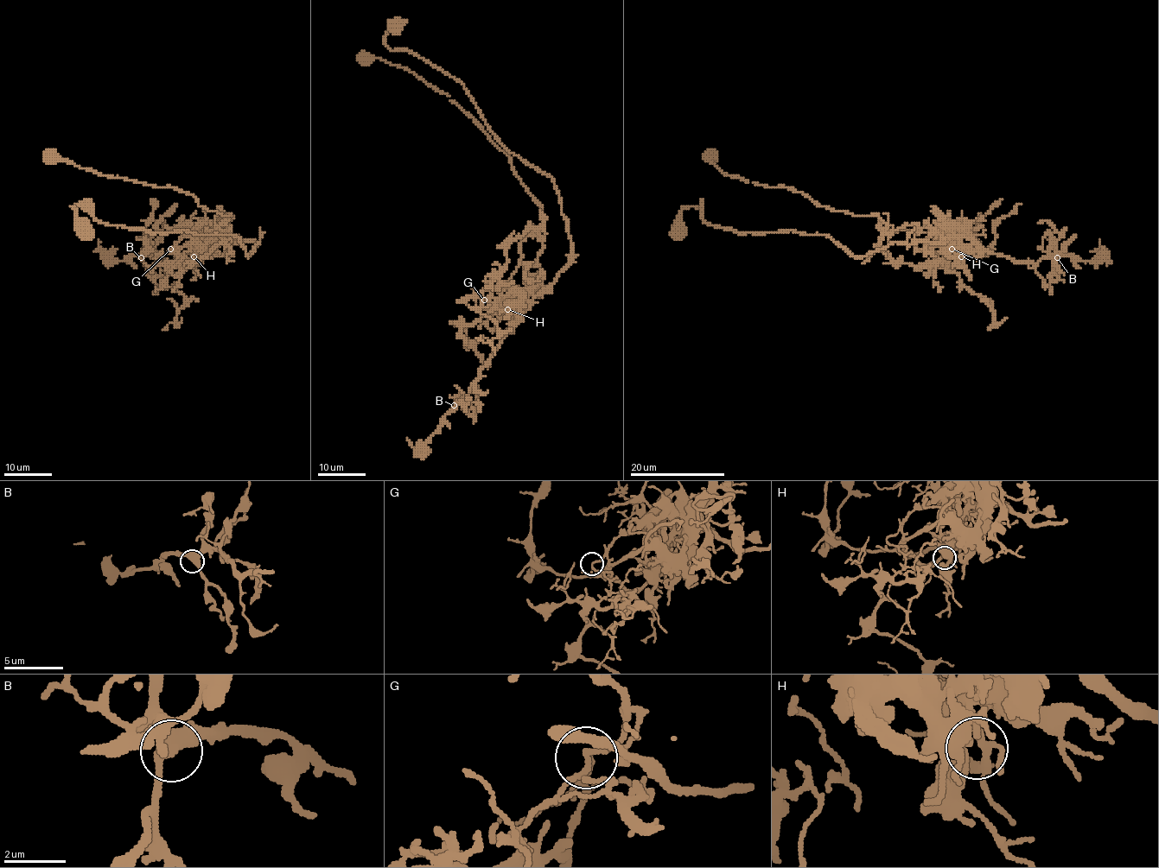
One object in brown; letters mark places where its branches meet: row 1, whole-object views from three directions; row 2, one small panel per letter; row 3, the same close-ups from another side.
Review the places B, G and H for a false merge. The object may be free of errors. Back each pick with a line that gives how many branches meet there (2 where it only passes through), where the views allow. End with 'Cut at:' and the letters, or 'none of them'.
G: Branches: 2
Cut at: G

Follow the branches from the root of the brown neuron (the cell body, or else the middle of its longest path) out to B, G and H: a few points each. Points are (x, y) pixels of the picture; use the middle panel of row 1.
B: (393, 26), (387, 47), (455, 78), (494, 136), (552, 180), (572, 243), (571, 262), (454, 405)
G: (393, 26), (387, 47), (455, 78), (494, 136), (557, 189), (571, 262), (537, 294), (483, 300)
H: (393, 26), (387, 47), (455, 78), (494, 136), (557, 189), (571, 262), (526, 307), (507, 309)

